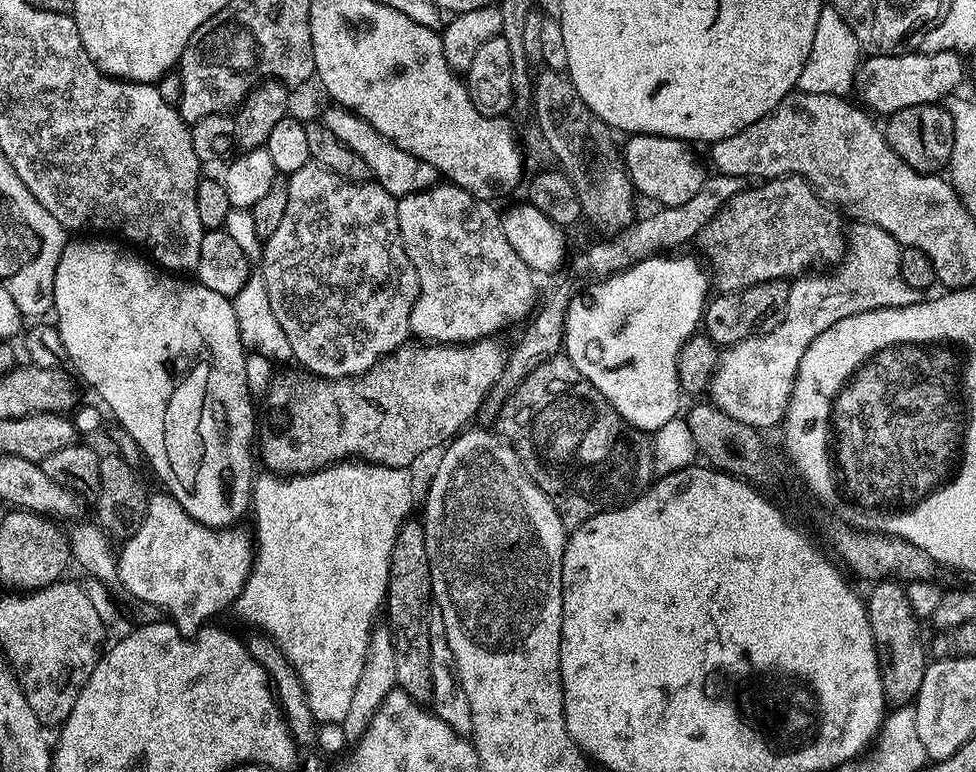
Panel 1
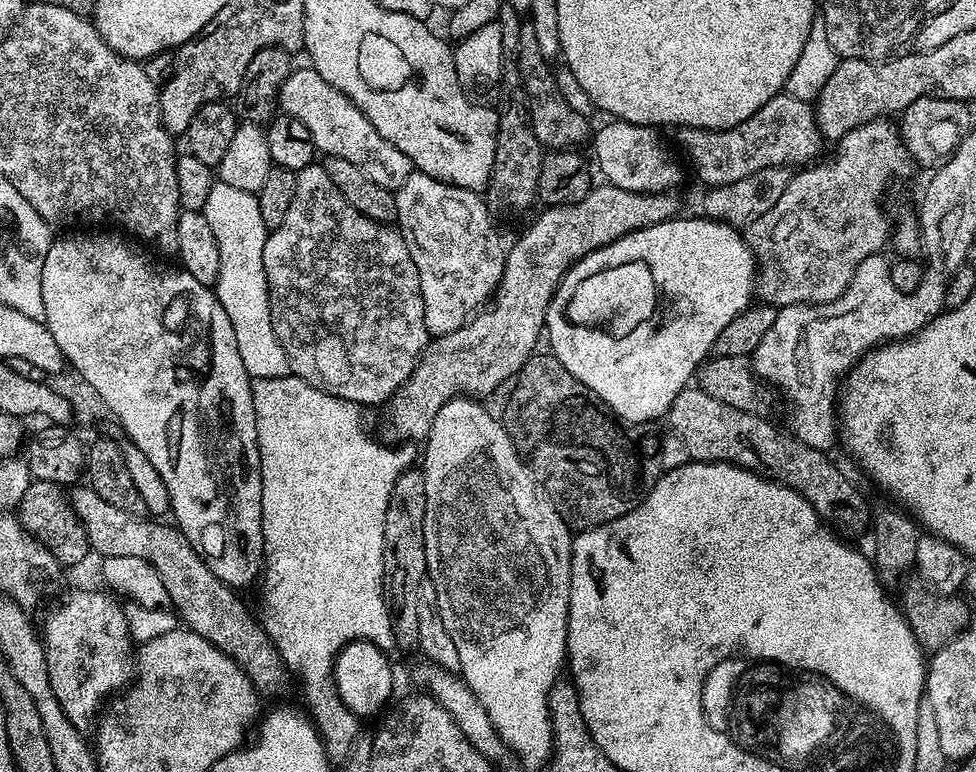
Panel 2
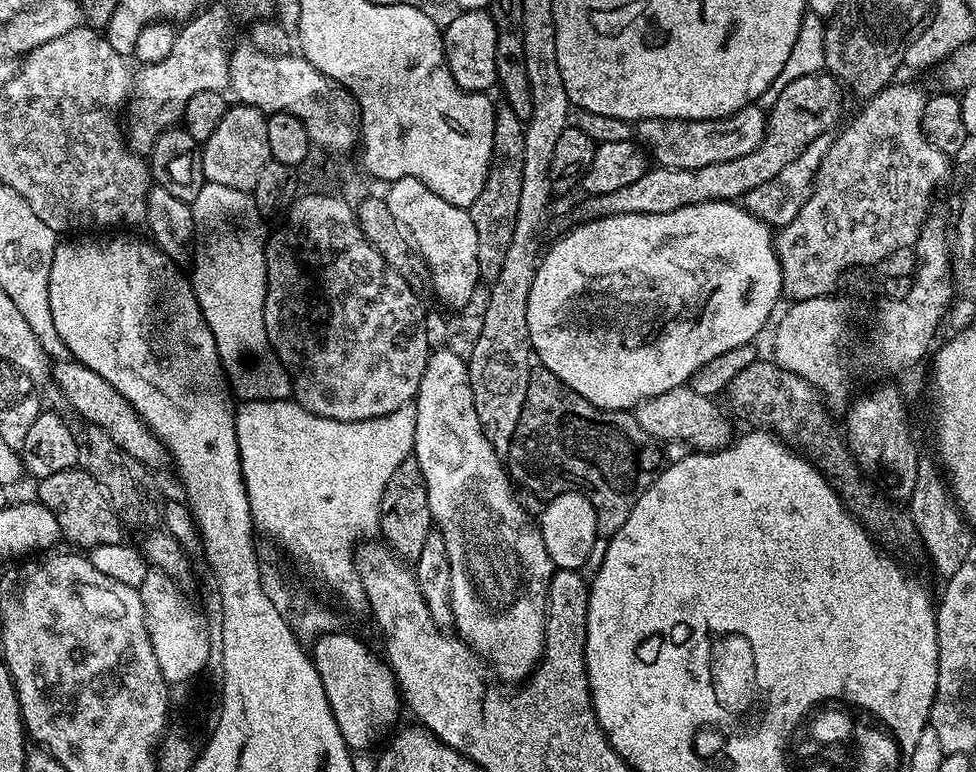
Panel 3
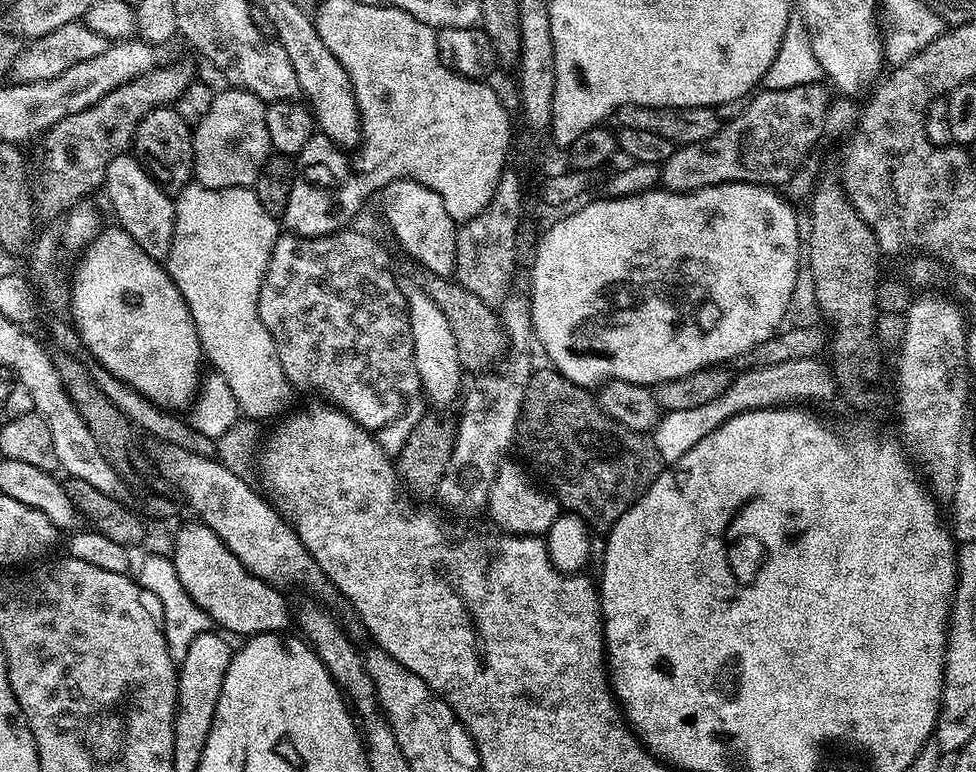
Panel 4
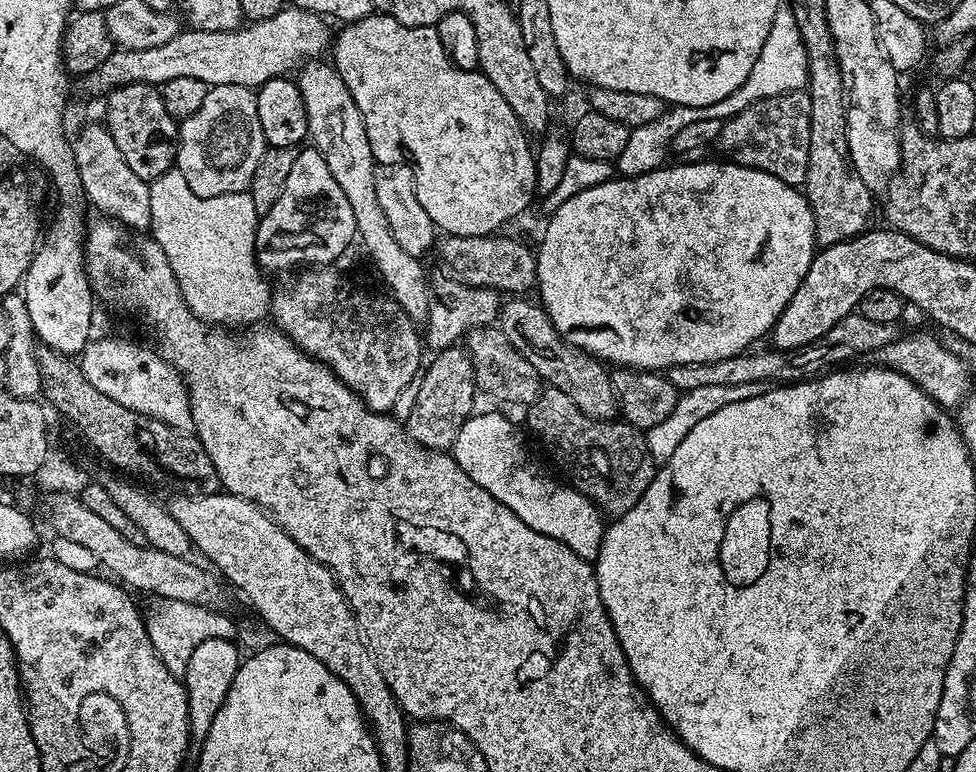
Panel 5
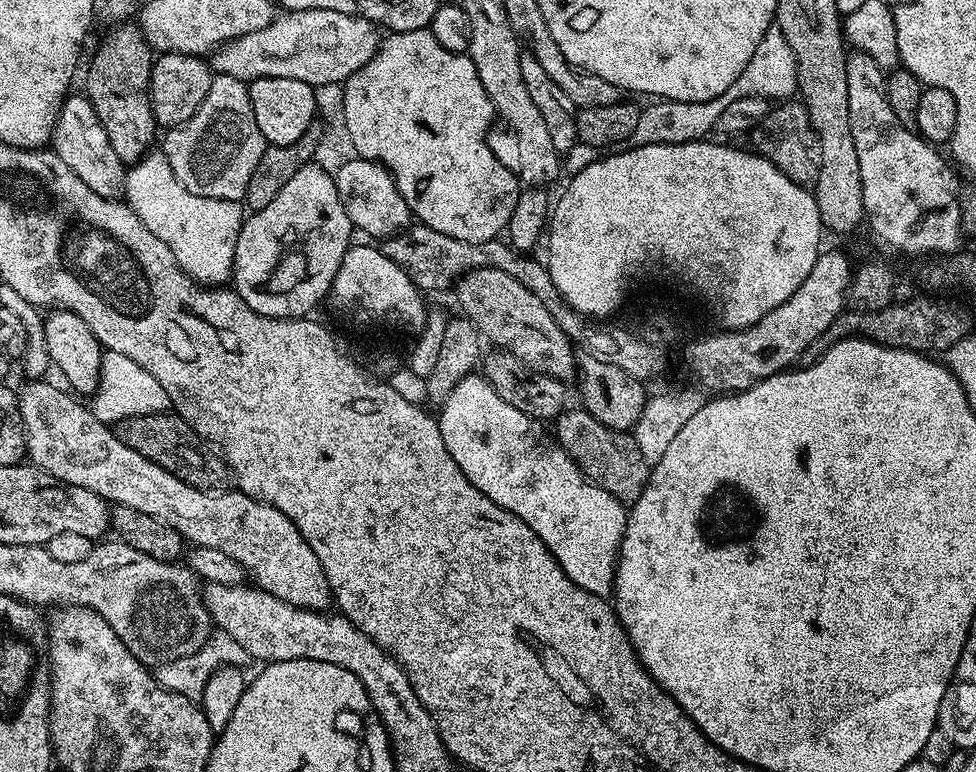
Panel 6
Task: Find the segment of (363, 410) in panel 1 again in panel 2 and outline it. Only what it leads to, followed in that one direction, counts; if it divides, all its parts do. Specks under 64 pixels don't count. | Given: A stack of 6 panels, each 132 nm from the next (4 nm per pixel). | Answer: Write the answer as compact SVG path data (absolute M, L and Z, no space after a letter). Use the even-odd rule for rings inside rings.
M607 182L601 183L599 186L594 186L586 194L586 198L582 198L582 202L574 202L573 204L567 204L566 206L558 206L553 208L551 206L545 207L544 213L521 234L516 240L516 245L513 248L507 249L504 257L504 273L500 279L500 285L497 286L495 293L491 299L491 306L485 307L483 310L476 313L468 323L463 324L458 330L454 330L450 334L442 334L435 338L429 339L428 346L425 348L422 355L420 355L420 361L414 366L414 370L410 374L410 378L403 384L399 390L393 395L391 400L387 401L386 409L388 408L388 424L392 427L392 432L397 436L397 441L400 442L420 442L423 441L430 434L430 426L434 426L434 414L438 414L438 410L442 410L442 406L446 406L446 402L457 398L485 398L491 394L495 388L500 388L504 383L507 385L509 381L513 379L519 373L520 367L527 362L530 357L537 351L536 343L541 343L542 333L545 331L544 319L548 313L548 307L550 302L554 298L556 293L556 287L562 282L562 278L566 275L576 263L578 263L583 256L590 254L594 250L598 250L602 246L606 246L610 242L614 242L618 238L622 238L626 234L631 232L637 232L643 228L649 228L650 226L658 226L662 222L673 219L677 215L676 212L680 208L680 200L676 197L675 191L661 190L658 193L634 193L632 190L619 189L618 186L614 186Z

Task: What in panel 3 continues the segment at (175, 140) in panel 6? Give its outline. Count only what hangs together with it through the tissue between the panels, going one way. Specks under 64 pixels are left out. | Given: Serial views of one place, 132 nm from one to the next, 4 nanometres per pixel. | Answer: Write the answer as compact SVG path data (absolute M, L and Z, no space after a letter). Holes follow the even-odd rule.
M237 103L229 107L222 122L218 122L218 130L214 130L214 134L203 141L200 150L205 181L251 194L254 186L258 186L262 166L266 166L266 162L272 159L270 142L266 139L267 121L265 113L251 108L249 104Z

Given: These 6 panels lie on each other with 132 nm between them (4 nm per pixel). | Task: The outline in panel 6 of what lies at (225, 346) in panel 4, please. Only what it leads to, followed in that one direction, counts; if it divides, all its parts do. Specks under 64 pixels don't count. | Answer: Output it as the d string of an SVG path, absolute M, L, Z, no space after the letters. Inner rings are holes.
M163 150L149 151L127 169L122 196L134 214L138 214L142 226L170 246L170 254L174 254L180 269L193 282L205 286L229 283L238 234L246 219L245 209L237 201L190 194L190 190L174 178L174 170L170 170Z

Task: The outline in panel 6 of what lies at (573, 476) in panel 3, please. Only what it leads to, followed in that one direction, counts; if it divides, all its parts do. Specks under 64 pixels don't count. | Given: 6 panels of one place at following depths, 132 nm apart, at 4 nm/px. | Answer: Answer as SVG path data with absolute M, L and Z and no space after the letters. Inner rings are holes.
M569 407L556 417L555 439L593 484L614 494L614 498L618 498L625 506L635 504L642 490L648 486L650 471L646 458L642 458L642 450L638 450L635 435L619 432L610 426L602 426L602 422L598 422L598 418L584 411L583 407L575 407Z

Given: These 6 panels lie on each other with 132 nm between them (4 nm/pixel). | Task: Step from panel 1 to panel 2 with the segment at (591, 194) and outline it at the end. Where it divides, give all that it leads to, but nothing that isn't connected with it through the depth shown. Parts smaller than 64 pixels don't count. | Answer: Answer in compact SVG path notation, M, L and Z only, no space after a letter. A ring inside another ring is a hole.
M530 22L521 23L520 26L518 62L526 97L528 119L532 122L532 129L538 142L548 150L572 150L577 146L584 146L580 144L586 143L587 145L590 140L589 117L578 114L578 110L570 110L570 106L566 106L566 102L558 94L556 81L549 75L550 62L545 59L542 50L538 50L538 38L534 38L534 26Z

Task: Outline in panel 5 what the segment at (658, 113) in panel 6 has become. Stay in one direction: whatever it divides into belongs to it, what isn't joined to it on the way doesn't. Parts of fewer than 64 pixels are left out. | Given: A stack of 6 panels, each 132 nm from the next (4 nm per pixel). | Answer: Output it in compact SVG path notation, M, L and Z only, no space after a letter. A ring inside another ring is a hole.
M781 6L778 14L774 14L774 26L770 26L770 34L766 34L766 46L762 46L762 54L758 54L758 62L754 62L754 70L750 70L750 78L730 94L730 98L722 98L722 102L714 102L705 108L681 108L669 107L654 122L646 122L646 126L638 126L632 129L629 140L622 154L614 162L621 177L641 176L652 172L655 168L665 163L664 155L669 155L674 134L682 130L684 126L690 126L690 122L698 122L702 118L714 118L715 120L728 120L737 116L746 106L750 106L756 100L770 98L778 94L786 94L790 90L788 84L788 28L790 32L790 12L787 7Z

